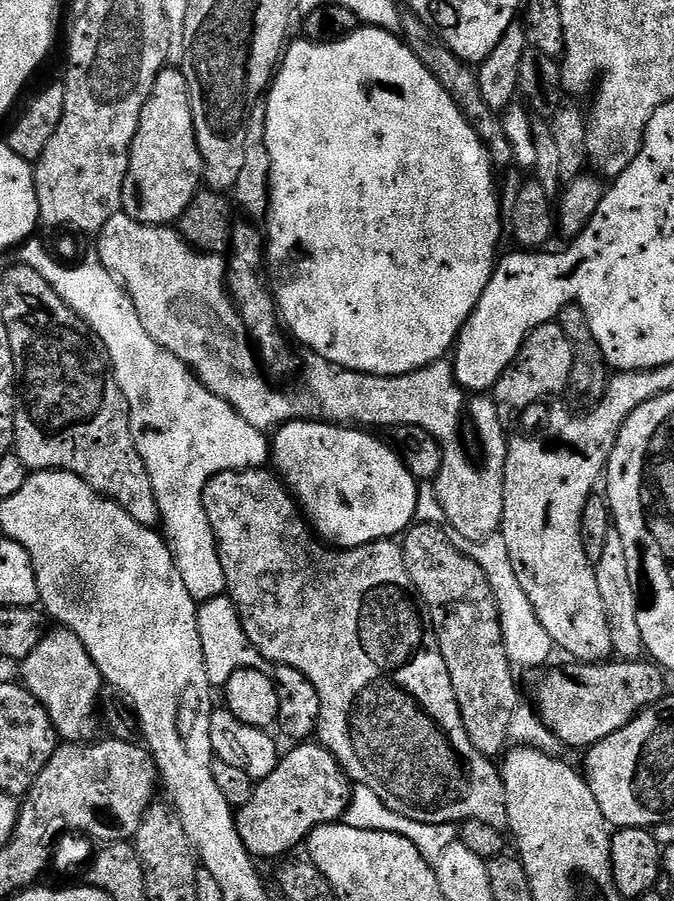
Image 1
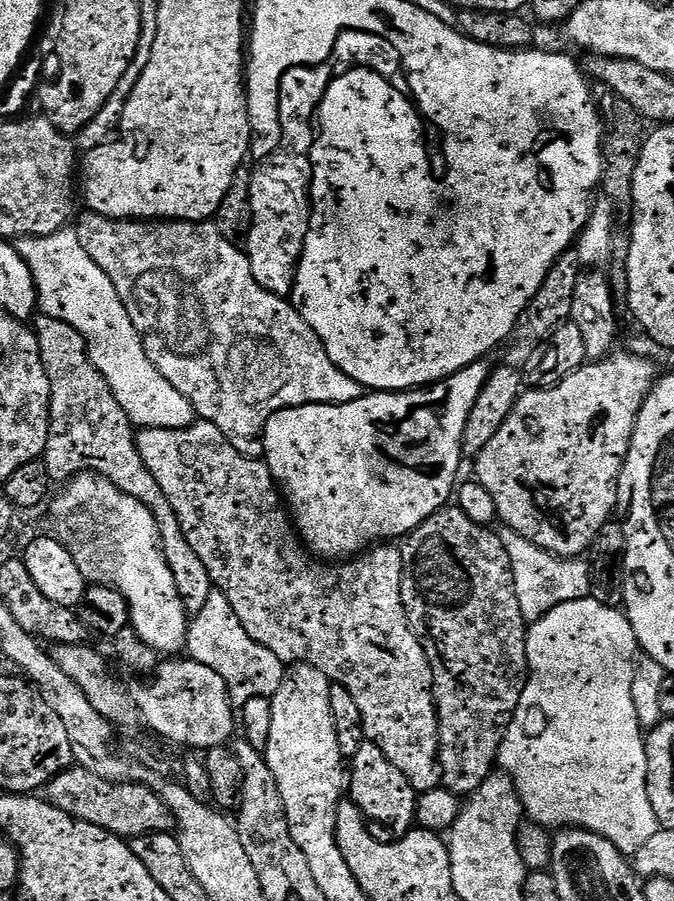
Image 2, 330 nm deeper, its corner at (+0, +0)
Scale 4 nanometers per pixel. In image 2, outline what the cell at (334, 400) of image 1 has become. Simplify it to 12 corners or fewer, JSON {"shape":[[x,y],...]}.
{"shape":[[81,211],[150,362],[233,442],[345,403],[219,224]]}

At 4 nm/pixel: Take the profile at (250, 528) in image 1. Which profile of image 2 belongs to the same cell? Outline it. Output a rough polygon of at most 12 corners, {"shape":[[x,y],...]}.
{"shape":[[218,426],[136,449],[234,606],[441,787],[403,551],[325,562],[267,463]]}

